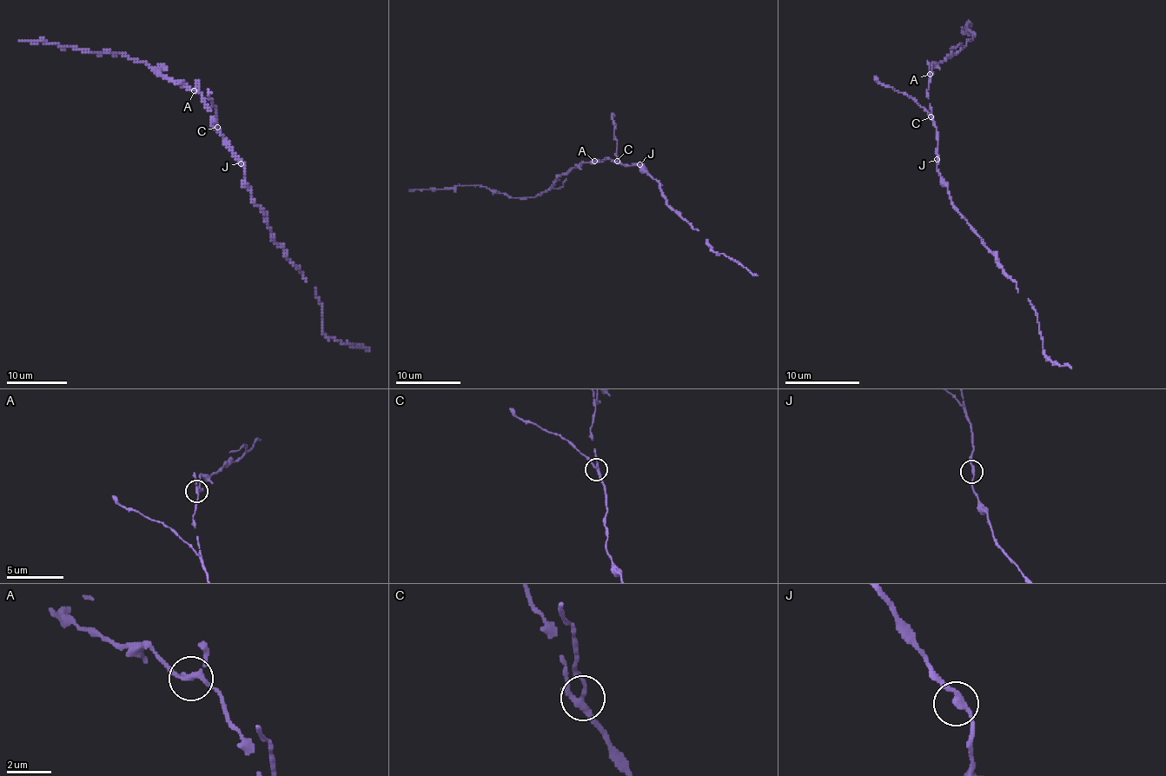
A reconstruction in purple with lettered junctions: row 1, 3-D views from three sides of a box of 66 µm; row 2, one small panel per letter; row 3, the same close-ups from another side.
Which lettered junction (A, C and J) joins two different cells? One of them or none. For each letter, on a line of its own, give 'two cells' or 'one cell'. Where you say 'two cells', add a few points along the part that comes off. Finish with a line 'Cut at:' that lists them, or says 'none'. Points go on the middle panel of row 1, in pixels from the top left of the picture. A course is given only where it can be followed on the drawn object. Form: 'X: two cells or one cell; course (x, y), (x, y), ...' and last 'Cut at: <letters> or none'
A: one cell
C: two cells; course (618, 161), (612, 113)
J: one cell
Cut at: C

